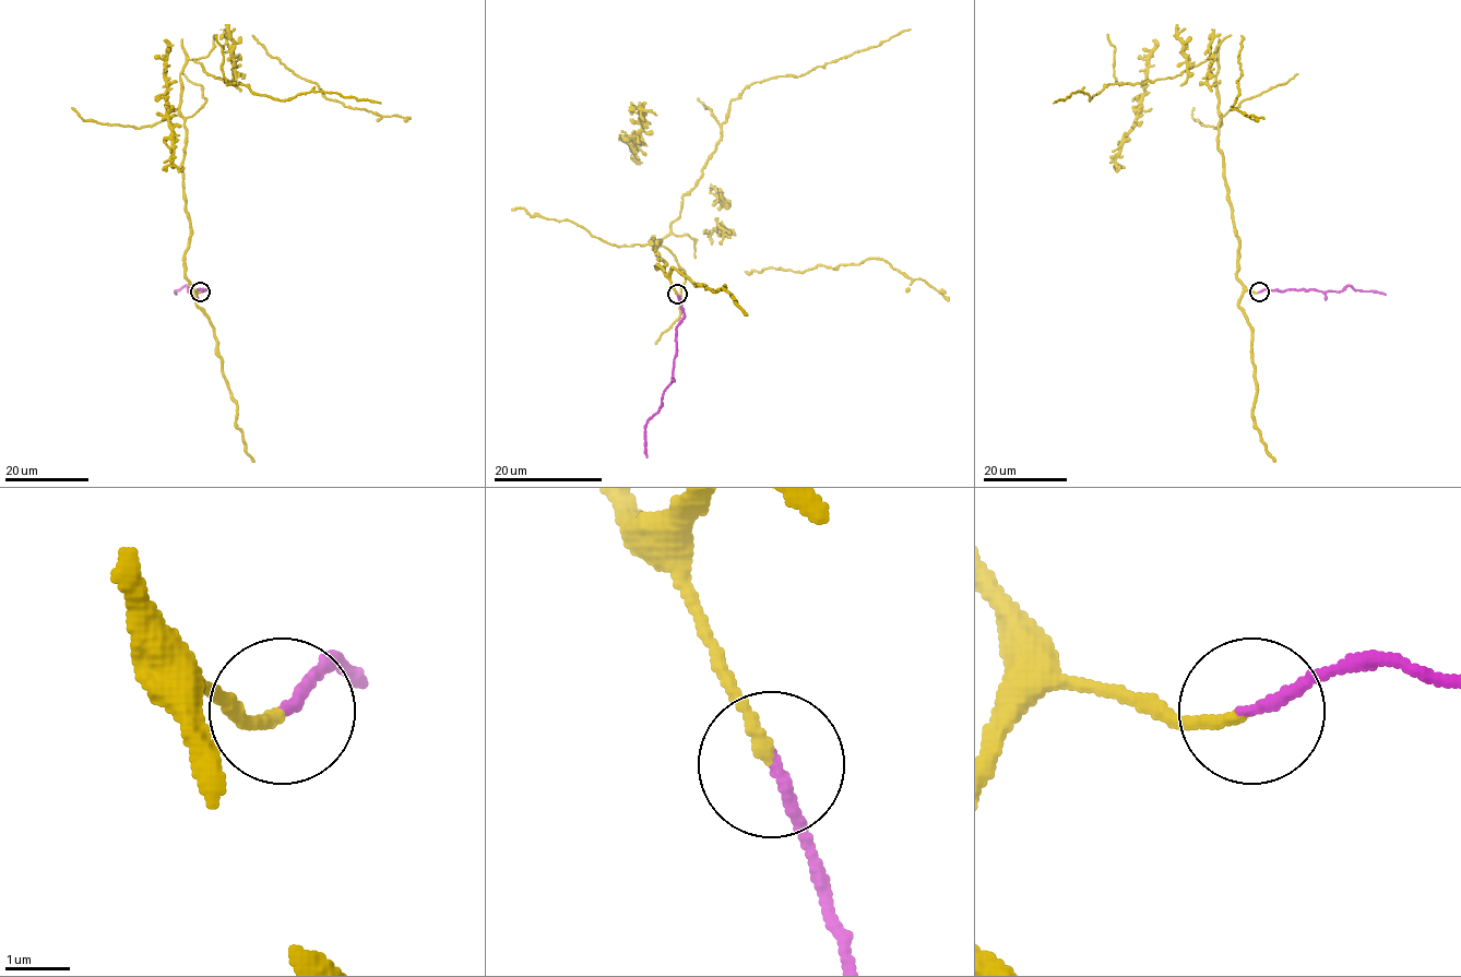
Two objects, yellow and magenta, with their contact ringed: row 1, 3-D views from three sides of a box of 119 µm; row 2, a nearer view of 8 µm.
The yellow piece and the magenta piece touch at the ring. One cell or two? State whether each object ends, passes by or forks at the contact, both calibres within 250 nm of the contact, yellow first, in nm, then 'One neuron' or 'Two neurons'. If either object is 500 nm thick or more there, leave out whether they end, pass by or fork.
At the ring yellow ends. At the ring magenta ends. Thickness 190 nm (yellow) against 180 nm. One neuron

